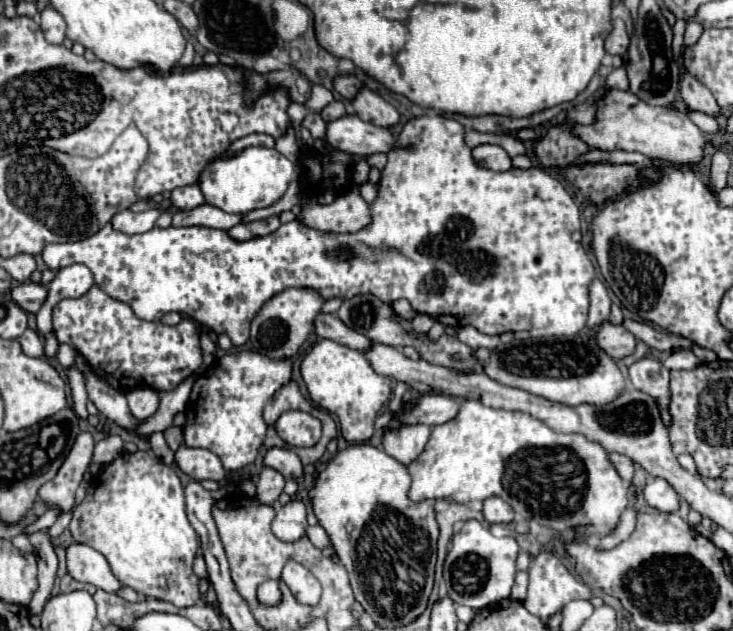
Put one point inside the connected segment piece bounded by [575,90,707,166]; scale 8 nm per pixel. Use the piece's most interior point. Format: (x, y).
(622, 122)

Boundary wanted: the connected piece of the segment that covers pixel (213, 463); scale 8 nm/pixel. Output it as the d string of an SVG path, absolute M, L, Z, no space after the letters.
M181 444L175 452L175 464L195 480L227 480L227 472L223 470L219 456L205 448L191 448Z

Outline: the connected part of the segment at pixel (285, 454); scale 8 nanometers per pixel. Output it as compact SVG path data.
M271 448L265 458L263 458L263 464L269 466L269 468L275 468L279 470L285 480L293 478L301 478L303 476L303 464L299 462L299 456L293 452L293 450L285 450L285 448Z

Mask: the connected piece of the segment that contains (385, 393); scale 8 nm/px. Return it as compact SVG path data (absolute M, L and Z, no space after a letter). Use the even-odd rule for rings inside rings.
M319 340L303 358L301 374L311 400L323 410L337 416L341 434L347 442L357 444L367 442L371 438L375 418L389 404L391 380L387 376L377 374L363 354L331 340Z

